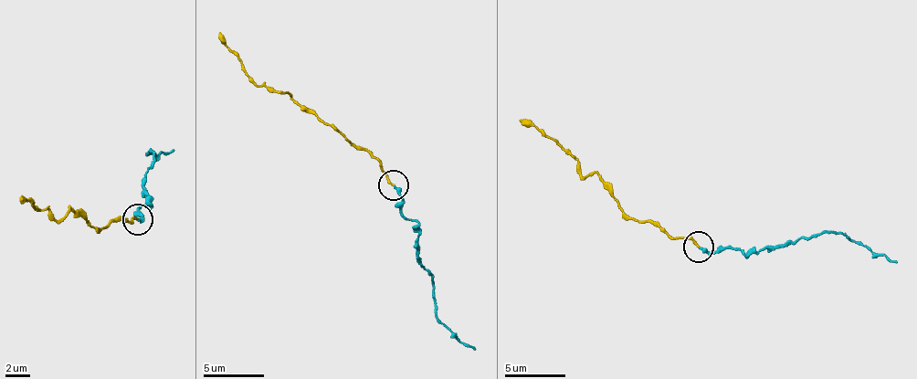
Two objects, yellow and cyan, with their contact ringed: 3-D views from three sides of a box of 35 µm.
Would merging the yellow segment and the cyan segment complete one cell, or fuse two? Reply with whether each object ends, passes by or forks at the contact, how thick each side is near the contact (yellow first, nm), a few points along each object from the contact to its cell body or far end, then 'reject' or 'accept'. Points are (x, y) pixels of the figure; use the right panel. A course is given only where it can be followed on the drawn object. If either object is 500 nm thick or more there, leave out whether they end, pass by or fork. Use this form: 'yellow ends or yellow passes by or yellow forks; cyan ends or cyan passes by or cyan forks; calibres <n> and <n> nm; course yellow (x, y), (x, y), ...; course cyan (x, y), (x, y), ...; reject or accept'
yellow ends; cyan ends; calibres 190 and 280 nm; course yellow (699, 246), (672, 237), (660, 226), (629, 217), (597, 176), (584, 177), (574, 157), (518, 119); course cyan (699, 248), (785, 247), (816, 235), (838, 231), (898, 262); reject

